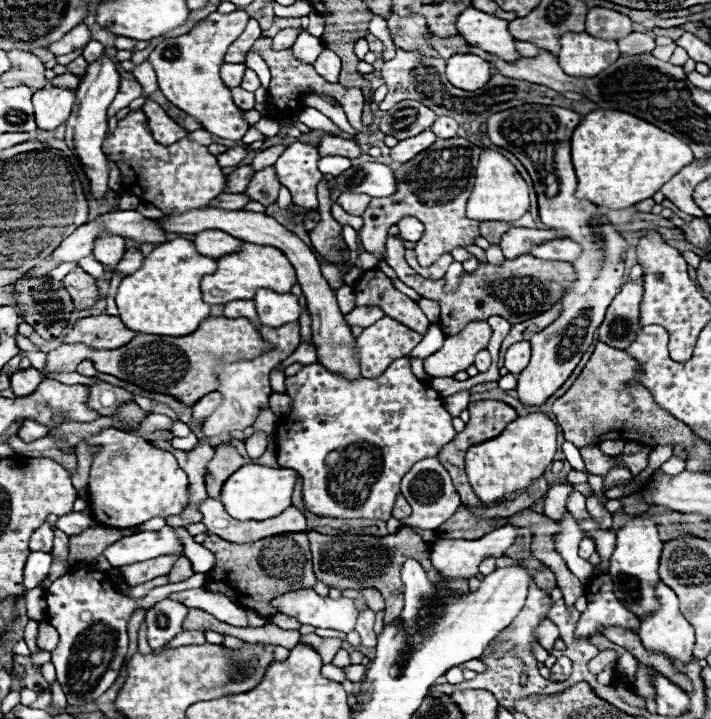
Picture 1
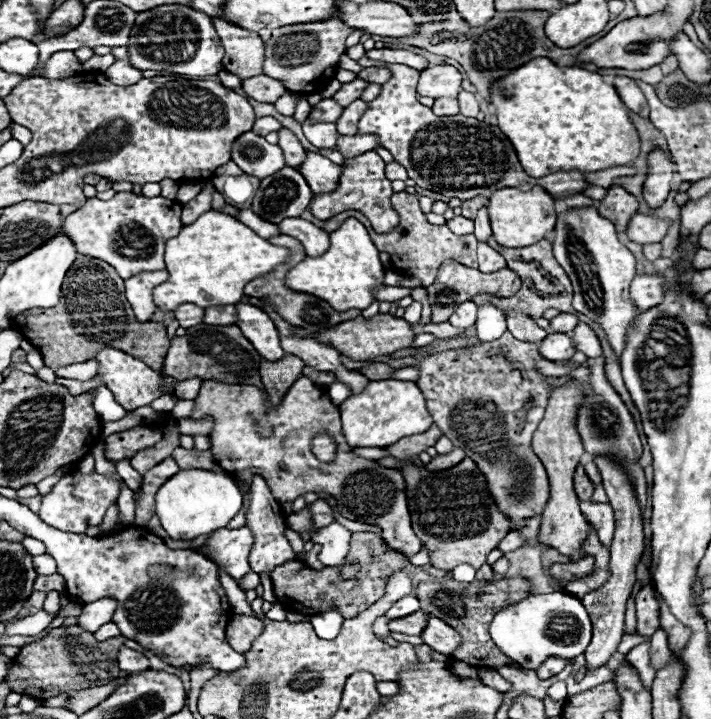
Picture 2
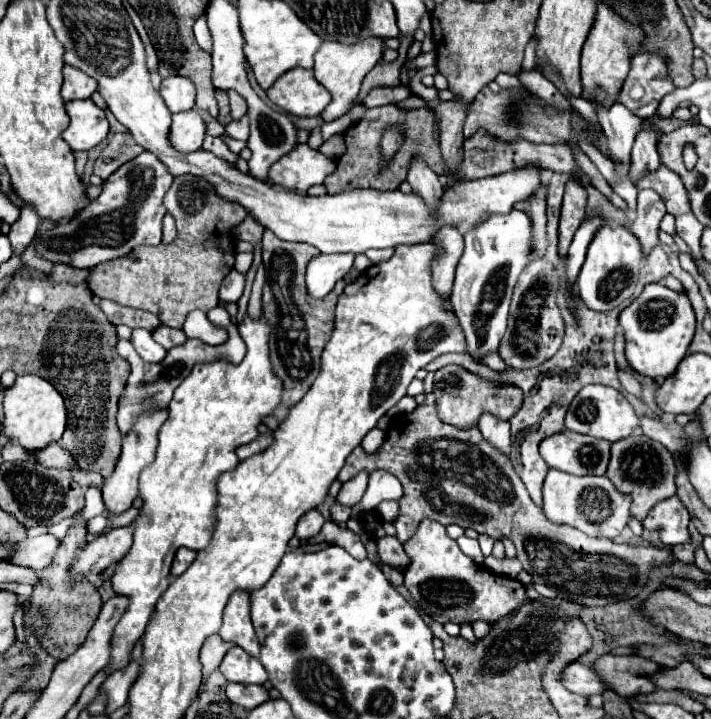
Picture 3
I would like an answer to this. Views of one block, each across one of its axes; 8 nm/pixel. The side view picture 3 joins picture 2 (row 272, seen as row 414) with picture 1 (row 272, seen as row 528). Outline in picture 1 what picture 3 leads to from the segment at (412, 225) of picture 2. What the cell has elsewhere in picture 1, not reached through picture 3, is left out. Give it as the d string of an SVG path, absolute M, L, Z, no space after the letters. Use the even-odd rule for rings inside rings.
M390 236L386 242L386 262L388 266L394 268L394 272L406 286L414 288L424 298L440 302L440 310L442 310L440 328L446 336L464 330L472 320L488 320L488 316L492 314L504 316L510 324L516 324L516 320L530 320L532 316L544 312L544 308L552 308L552 304L560 302L564 292L572 288L576 280L576 270L572 268L572 264L556 262L556 260L540 260L536 256L524 254L518 256L516 260L504 260L502 266L486 264L486 266L478 266L474 274L464 272L458 292L444 294L442 292L444 280L438 282L426 280L406 264L402 240L396 236Z

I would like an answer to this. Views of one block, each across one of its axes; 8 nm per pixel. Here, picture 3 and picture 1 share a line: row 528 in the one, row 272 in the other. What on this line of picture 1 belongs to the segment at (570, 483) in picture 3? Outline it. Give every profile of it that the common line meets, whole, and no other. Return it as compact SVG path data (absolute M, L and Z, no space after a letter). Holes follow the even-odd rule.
M522 104L488 118L490 140L500 148L508 148L532 176L538 192L540 220L550 230L556 230L558 234L582 244L582 256L572 262L578 270L578 280L562 298L564 310L556 322L532 336L530 364L518 374L516 392L518 400L526 406L542 406L568 380L582 354L592 344L608 304L622 288L624 262L620 254L626 250L626 240L612 228L612 224L606 222L602 208L574 196L576 174L570 158L570 138L580 120L582 116L572 110L542 104Z

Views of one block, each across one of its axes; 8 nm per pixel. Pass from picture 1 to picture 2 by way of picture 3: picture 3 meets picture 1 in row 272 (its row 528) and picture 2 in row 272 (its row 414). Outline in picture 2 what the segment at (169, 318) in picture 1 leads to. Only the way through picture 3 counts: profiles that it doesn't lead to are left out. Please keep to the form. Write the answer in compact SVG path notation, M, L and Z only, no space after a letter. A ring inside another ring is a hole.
M216 210L204 212L194 224L184 226L178 236L166 242L164 260L170 276L154 288L154 304L164 312L174 312L180 304L200 304L202 308L238 304L244 286L270 272L286 256L286 248L268 244L234 216Z

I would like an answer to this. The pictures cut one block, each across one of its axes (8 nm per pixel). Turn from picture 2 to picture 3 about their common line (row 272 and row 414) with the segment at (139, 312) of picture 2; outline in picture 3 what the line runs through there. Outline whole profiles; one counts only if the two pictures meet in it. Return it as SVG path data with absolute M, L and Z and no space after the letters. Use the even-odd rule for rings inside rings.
M150 410L144 412L136 418L136 422L132 424L132 428L126 432L126 436L122 438L122 454L116 462L116 470L104 478L104 488L102 488L102 496L104 496L104 506L110 514L122 514L126 512L134 498L138 496L138 476L140 470L148 464L154 462L154 452L156 452L156 434L160 430L160 426L164 424L164 420L168 418L168 410Z

